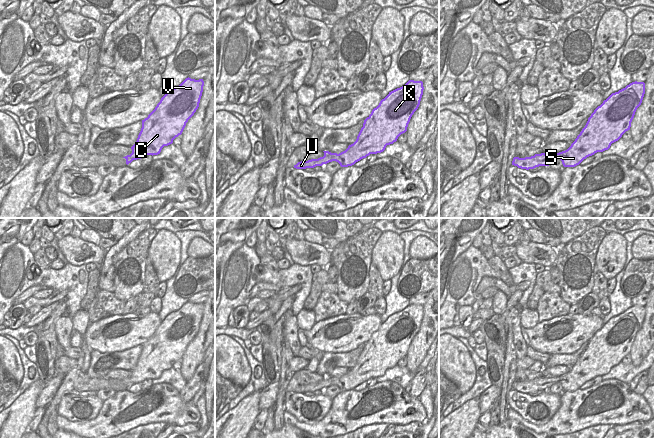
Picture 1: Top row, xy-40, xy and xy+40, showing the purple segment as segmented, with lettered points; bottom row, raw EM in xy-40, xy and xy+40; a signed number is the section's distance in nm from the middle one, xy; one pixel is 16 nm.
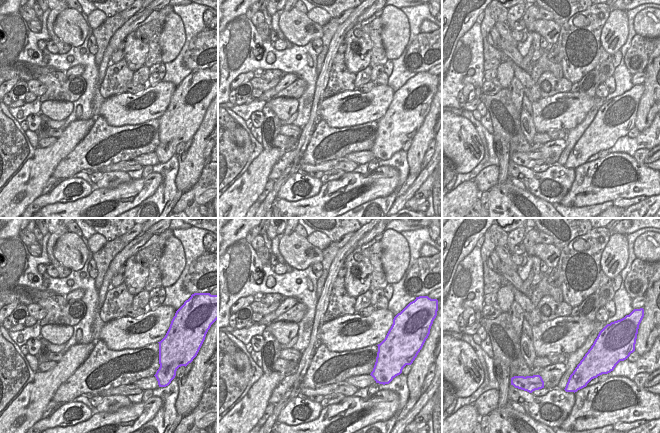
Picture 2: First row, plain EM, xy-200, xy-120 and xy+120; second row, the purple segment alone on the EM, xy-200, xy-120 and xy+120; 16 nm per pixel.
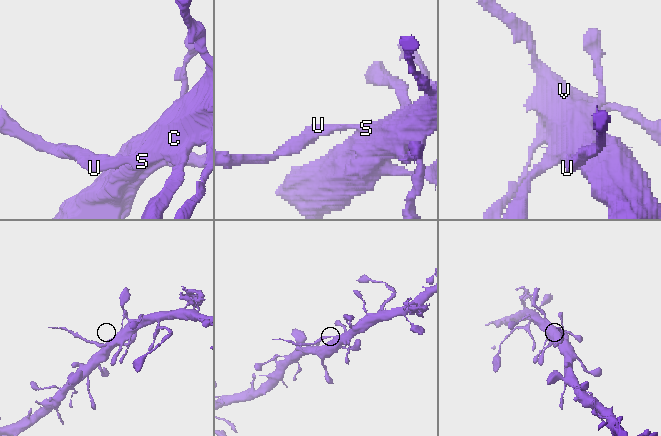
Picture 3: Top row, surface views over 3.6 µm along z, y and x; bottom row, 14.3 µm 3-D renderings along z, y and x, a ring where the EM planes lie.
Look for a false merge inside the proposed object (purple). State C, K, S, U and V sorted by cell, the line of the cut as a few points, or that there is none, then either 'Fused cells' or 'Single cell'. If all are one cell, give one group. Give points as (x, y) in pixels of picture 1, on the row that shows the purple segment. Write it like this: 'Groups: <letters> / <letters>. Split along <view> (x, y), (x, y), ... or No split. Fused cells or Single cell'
Groups: C K S V / U. Split along xy (334, 153), (331, 160). Fused cells

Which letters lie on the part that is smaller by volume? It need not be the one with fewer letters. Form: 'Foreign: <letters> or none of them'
Foreign: U

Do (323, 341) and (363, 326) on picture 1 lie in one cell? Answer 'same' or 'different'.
same

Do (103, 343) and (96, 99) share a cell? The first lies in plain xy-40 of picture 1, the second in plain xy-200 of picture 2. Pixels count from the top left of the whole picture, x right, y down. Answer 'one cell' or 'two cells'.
two cells

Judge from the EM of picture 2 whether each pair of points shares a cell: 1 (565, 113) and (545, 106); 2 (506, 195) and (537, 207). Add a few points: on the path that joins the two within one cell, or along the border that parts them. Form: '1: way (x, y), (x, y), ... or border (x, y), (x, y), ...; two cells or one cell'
1: way (560, 112), (550, 111); one cell
2: way (514, 191), (522, 193), (529, 200); one cell

